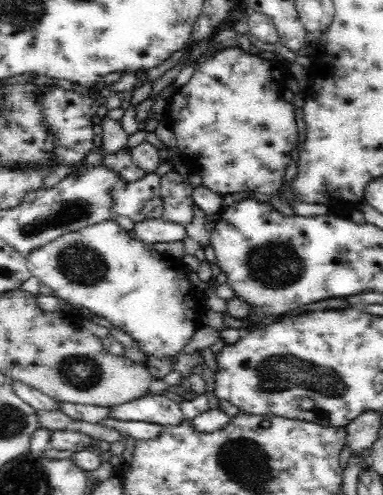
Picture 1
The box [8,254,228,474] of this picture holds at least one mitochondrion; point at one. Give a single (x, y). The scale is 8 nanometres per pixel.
(81, 371)

